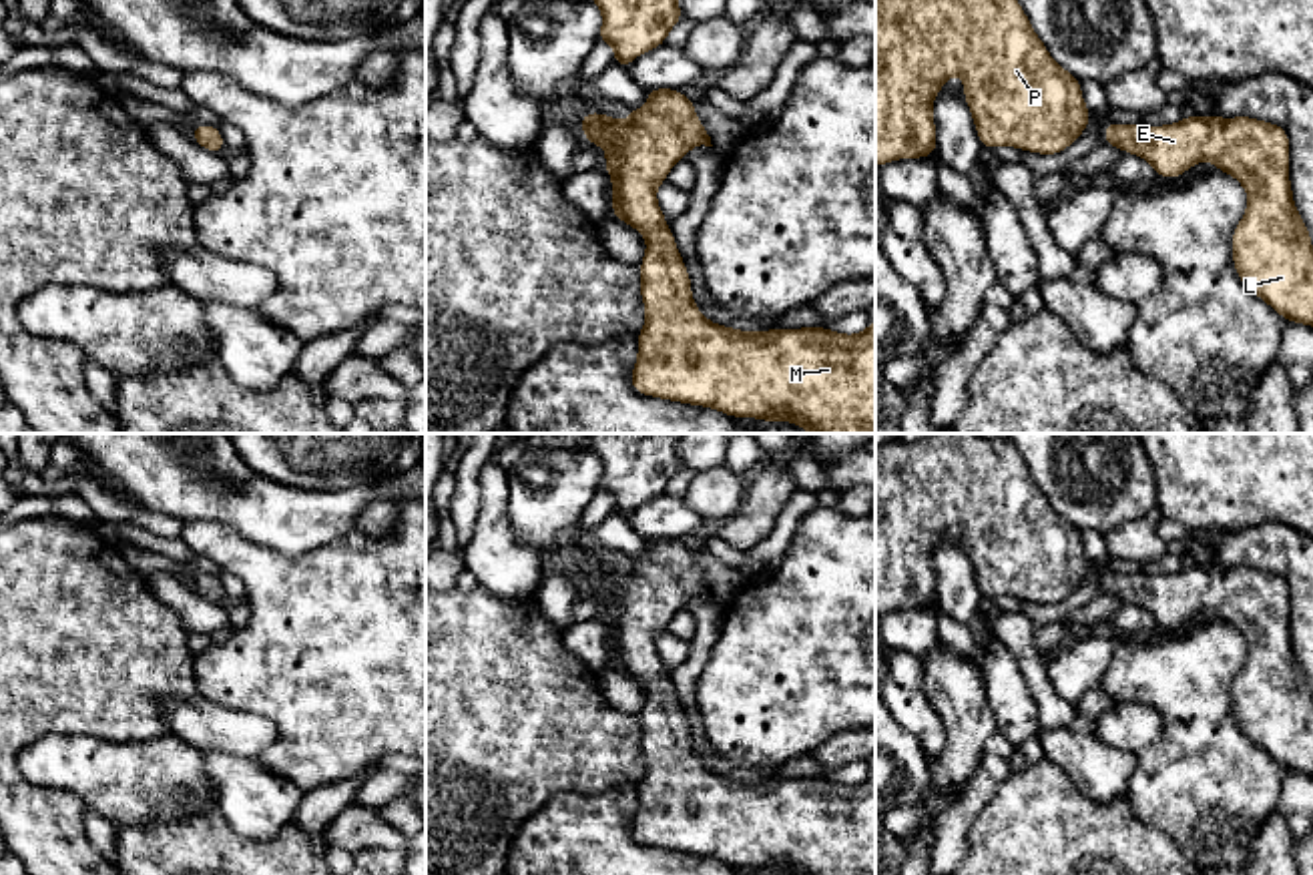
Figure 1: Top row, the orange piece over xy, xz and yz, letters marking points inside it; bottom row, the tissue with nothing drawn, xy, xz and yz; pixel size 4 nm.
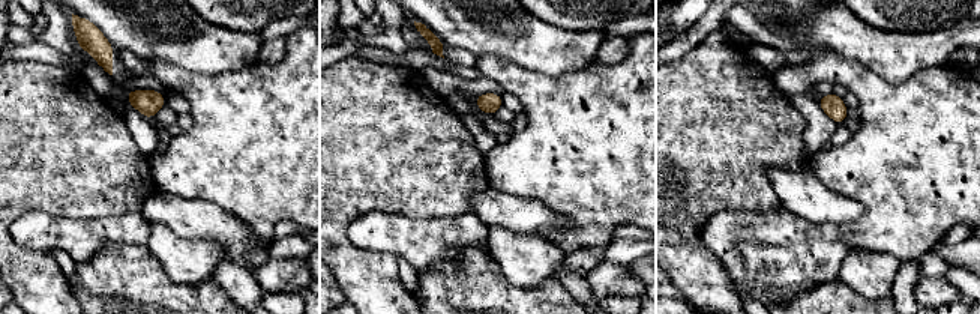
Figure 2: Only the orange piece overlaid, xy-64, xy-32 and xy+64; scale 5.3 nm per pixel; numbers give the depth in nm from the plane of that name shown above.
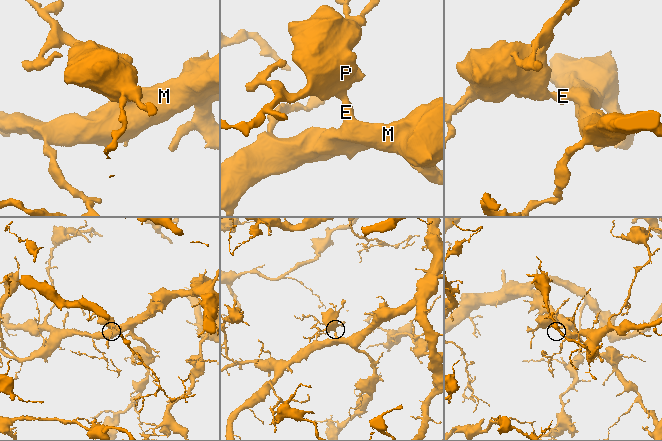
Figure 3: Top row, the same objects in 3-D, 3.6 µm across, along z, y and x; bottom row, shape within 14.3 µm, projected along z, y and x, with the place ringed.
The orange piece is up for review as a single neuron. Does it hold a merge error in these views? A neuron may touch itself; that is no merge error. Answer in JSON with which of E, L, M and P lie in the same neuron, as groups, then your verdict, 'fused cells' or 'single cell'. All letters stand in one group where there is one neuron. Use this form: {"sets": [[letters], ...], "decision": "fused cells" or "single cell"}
{"sets": [["E", "L", "M", "P"]], "decision": "single cell"}

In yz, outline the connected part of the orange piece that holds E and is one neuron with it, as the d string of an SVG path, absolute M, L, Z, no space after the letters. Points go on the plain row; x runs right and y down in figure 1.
M1185 566L1180 572L1104 574L1104 594L1148 610L1162 628L1176 628L1211 610L1235 626L1249 656L1233 680L1233 714L1243 735L1281 767L1313 777L1313 692L1293 654L1289 584L1251 566Z

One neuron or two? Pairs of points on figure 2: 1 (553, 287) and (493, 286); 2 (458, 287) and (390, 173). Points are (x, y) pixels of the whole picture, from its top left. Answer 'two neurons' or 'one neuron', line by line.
1: one neuron
2: two neurons

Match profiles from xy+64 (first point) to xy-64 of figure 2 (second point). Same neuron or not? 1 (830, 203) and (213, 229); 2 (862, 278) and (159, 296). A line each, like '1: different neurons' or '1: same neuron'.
1: same neuron
2: different neurons

